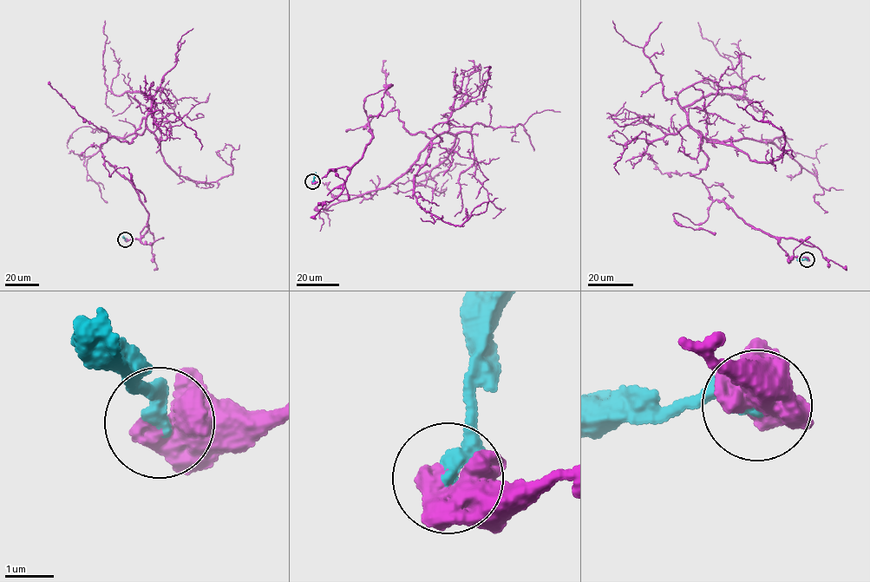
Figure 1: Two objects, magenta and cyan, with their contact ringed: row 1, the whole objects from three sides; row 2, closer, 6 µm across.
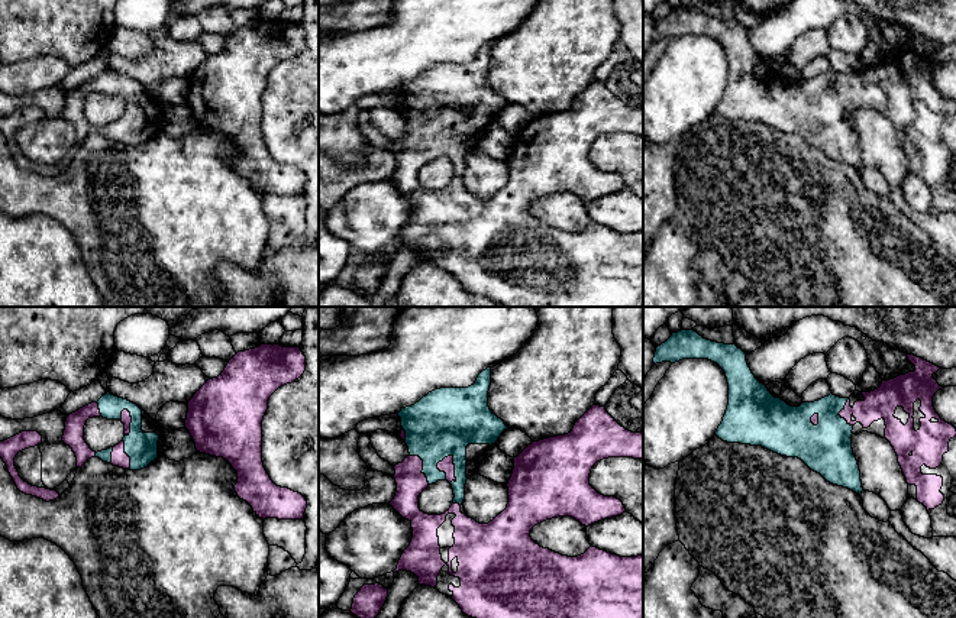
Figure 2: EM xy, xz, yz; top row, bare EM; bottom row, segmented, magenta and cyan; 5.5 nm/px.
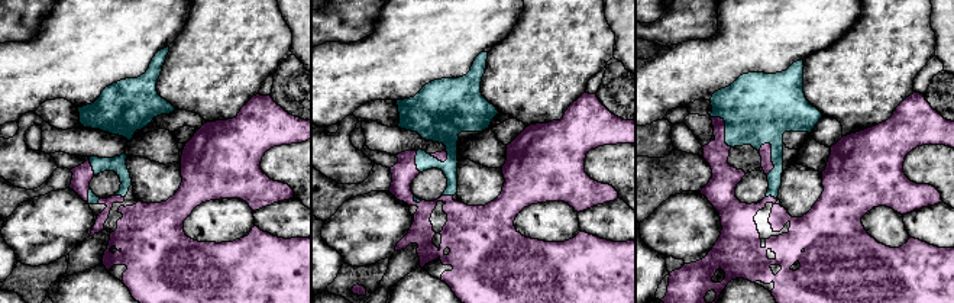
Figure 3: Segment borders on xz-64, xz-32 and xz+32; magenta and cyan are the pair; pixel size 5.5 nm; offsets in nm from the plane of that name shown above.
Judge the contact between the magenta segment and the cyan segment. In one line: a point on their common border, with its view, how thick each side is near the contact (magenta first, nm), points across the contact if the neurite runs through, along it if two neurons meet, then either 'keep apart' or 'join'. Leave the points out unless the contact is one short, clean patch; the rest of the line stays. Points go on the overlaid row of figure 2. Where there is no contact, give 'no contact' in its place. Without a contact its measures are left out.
contact xz (454, 468); calibres 80 and 360 nm; join

